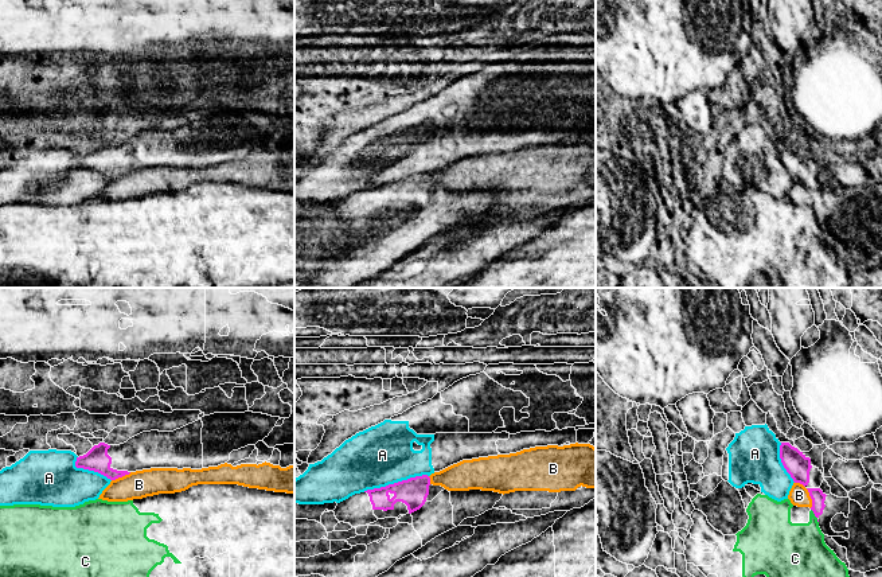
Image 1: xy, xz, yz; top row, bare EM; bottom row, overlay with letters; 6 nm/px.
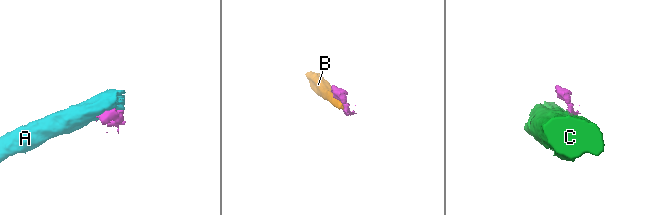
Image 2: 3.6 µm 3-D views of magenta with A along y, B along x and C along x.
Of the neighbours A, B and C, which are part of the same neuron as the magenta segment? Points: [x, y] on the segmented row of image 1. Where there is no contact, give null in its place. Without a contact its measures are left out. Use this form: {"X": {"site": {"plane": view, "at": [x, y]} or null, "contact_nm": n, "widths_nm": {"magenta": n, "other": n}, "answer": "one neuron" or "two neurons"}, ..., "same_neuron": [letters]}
{"A": {"site": {"plane": "xz", "at": [395, 483]}, "contact_nm": 400, "widths_nm": {"magenta": 170, "other": 360}, "answer": "two neurons"}, "B": {"site": {"plane": "yz", "at": [808, 491]}, "contact_nm": 190, "widths_nm": {"magenta": 80, "other": 120}, "answer": "two neurons"}, "C": {"site": {"plane": "yz", "at": [815, 515]}, "contact_nm": 100, "widths_nm": {"magenta": 80, "other": 320}, "answer": "two neurons"}, "same_neuron": []}

